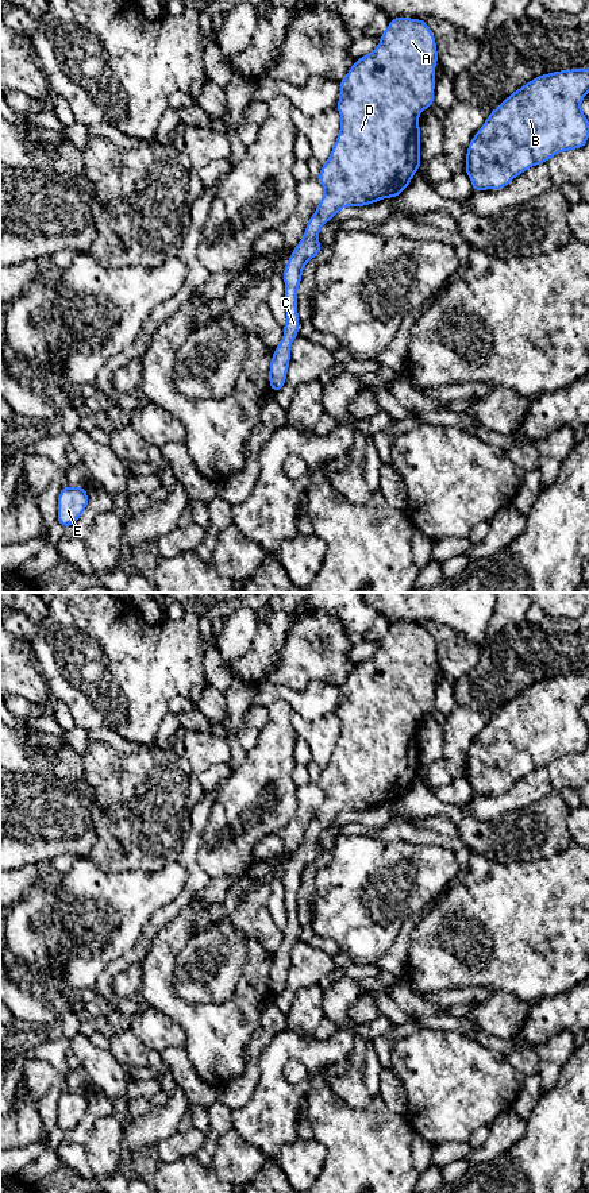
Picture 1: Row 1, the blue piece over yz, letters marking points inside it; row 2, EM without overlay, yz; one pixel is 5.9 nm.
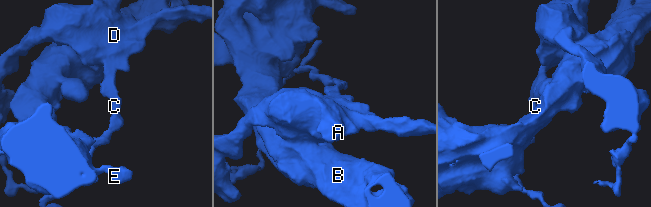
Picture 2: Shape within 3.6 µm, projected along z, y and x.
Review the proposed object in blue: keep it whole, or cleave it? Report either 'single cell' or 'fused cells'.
single cell

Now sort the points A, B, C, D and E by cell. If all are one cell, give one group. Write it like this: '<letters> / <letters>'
A B C D E

